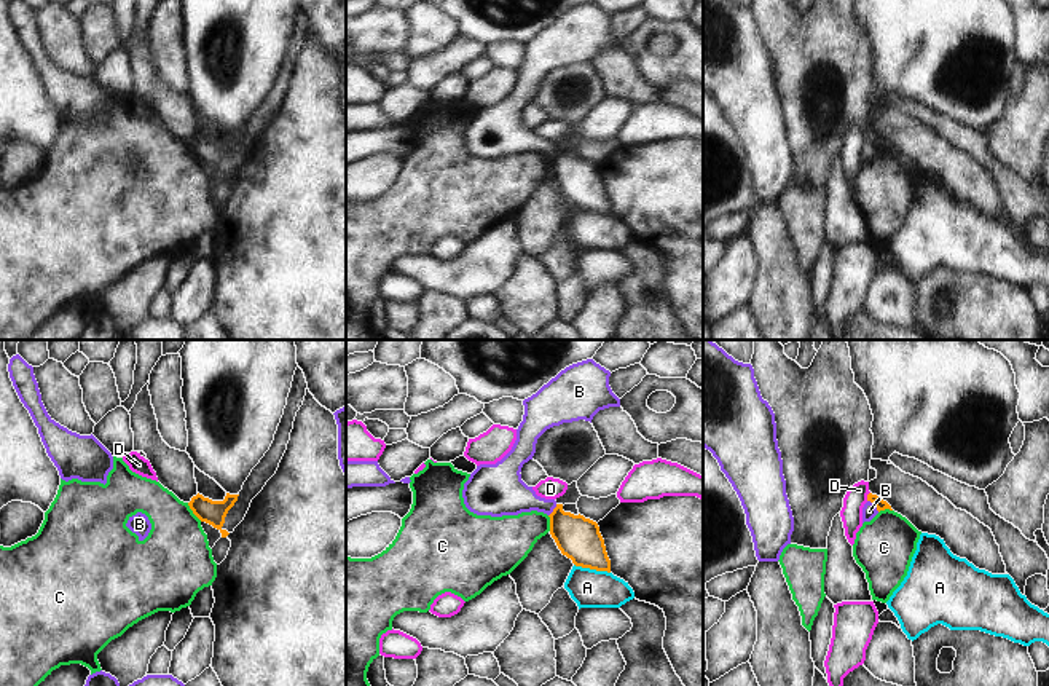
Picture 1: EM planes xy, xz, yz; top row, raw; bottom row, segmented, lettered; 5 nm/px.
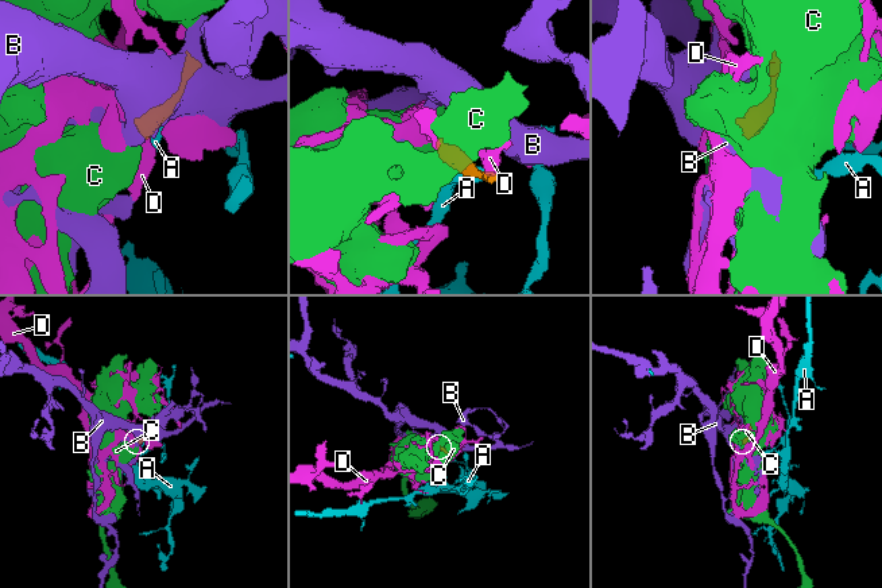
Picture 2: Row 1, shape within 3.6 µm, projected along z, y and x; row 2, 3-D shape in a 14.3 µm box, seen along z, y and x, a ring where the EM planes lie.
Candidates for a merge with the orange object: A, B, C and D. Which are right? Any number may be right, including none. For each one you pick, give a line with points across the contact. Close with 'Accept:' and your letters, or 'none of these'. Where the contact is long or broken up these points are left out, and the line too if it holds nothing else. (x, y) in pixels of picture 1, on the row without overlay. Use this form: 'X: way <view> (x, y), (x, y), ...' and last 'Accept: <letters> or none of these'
B: way yz (880, 147), (874, 145), (869, 153)
Accept: B

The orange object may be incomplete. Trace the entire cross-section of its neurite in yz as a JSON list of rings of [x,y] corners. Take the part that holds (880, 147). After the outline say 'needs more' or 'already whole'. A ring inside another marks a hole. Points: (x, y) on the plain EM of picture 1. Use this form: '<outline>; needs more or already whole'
[[[869,136],[867,145],[862,150],[862,166],[870,164],[880,153],[891,152],[891,148],[880,139]]]; needs more

